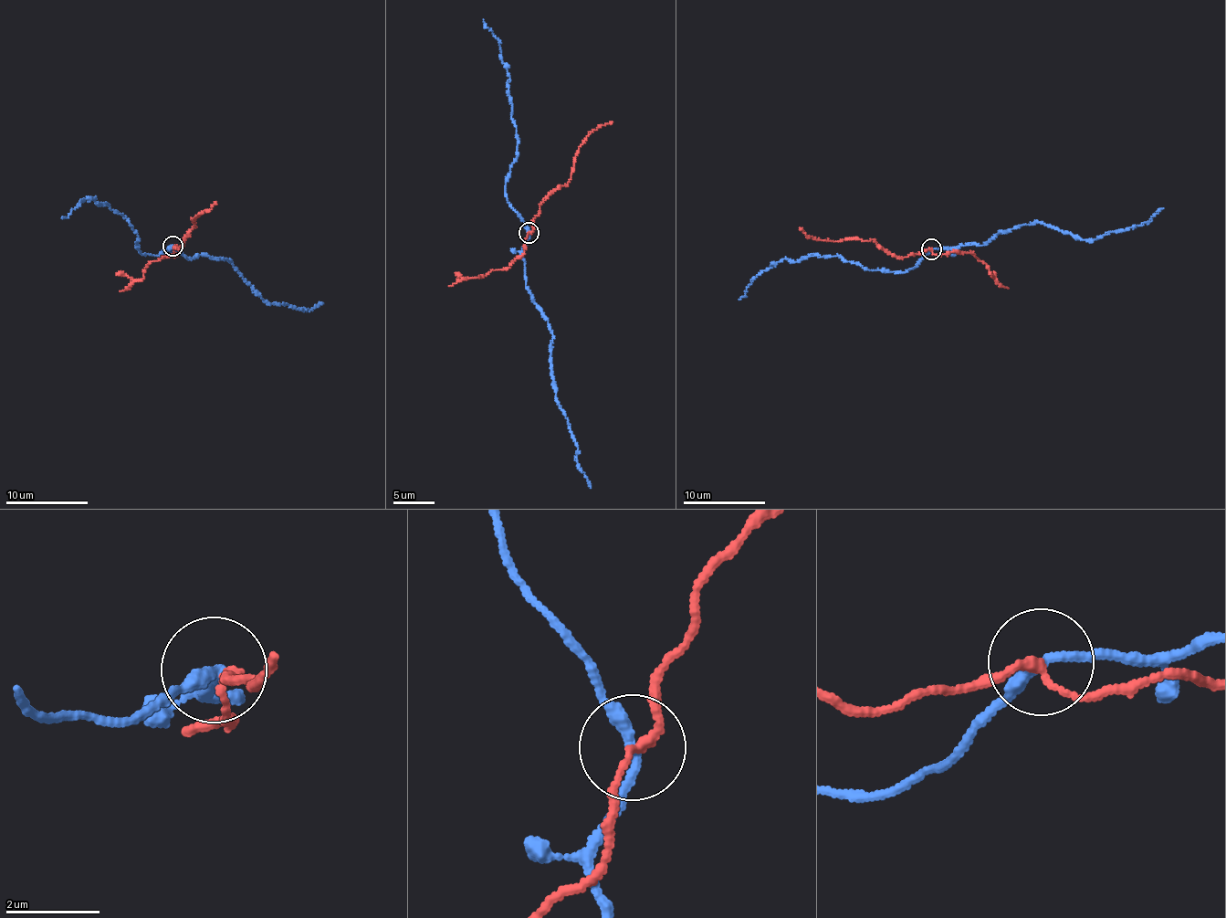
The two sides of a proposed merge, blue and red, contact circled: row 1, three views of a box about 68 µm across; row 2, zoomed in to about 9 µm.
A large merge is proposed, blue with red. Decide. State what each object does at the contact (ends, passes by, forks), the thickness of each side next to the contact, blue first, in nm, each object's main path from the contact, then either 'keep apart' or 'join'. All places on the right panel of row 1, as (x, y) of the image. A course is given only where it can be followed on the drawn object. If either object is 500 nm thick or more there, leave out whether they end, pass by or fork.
blue passes by; red passes by; 240 nm thick on the blue side, 160 nm on the other; blue runs (930, 248), (986, 245), (1011, 229), (1042, 221), (1093, 240), (1150, 221), (1163, 208); red runs (930, 250), (902, 258), (892, 256), (871, 239), (815, 239), (800, 227); keep apart

